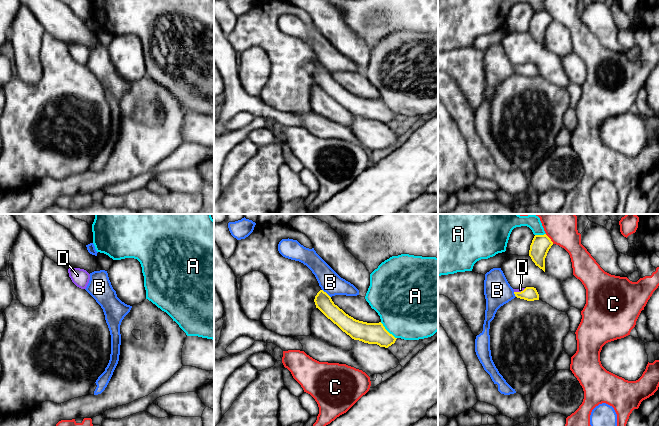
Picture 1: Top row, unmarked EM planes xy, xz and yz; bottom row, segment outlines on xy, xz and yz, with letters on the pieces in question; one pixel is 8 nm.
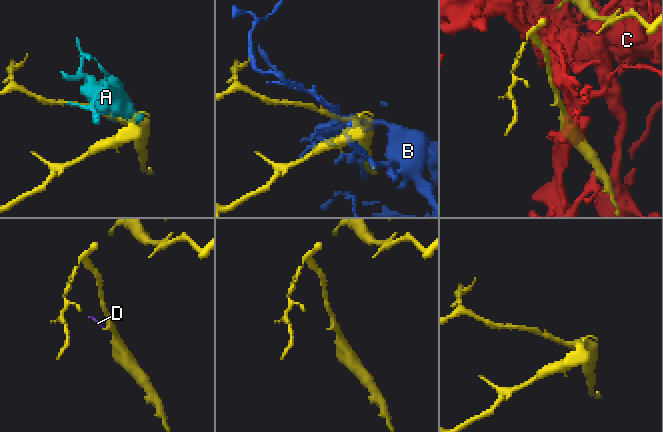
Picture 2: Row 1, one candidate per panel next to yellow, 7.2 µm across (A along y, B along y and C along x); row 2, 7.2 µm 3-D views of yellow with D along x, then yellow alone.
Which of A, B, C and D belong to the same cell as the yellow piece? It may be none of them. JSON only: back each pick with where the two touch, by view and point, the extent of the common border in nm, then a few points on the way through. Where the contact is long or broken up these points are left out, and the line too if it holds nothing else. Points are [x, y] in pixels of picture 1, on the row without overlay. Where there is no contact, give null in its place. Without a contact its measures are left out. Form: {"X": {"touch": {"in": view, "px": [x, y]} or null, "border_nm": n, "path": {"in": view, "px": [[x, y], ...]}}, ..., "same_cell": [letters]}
{"D": {"touch": {"in": "yz", "px": [519, 68]}, "border_nm": 100, "path": {"in": "yz", "px": [[529, 69], [519, 68], [520, 65]]}}, "same_cell": ["D"]}

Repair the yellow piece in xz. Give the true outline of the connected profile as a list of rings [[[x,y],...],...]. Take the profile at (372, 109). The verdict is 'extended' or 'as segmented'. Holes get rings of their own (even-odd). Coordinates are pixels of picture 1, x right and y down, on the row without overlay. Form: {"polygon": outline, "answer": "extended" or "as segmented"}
{"polygon": [[[323,66],[317,69],[314,78],[316,84],[354,116],[388,124],[397,115],[385,105],[381,98],[367,99],[349,92],[335,81],[331,73]]], "answer": "as segmented"}

